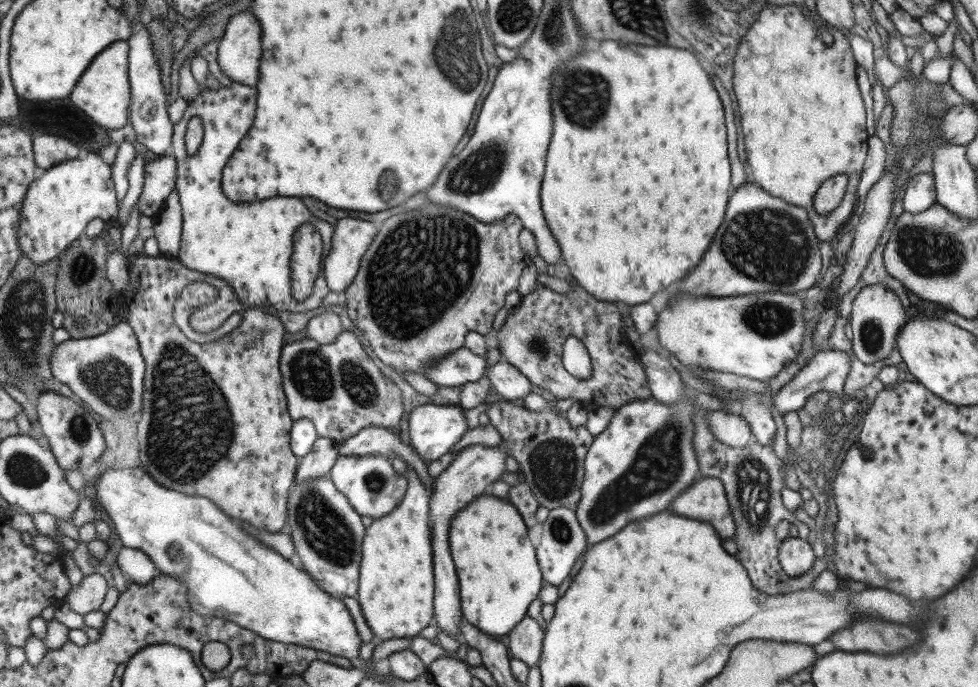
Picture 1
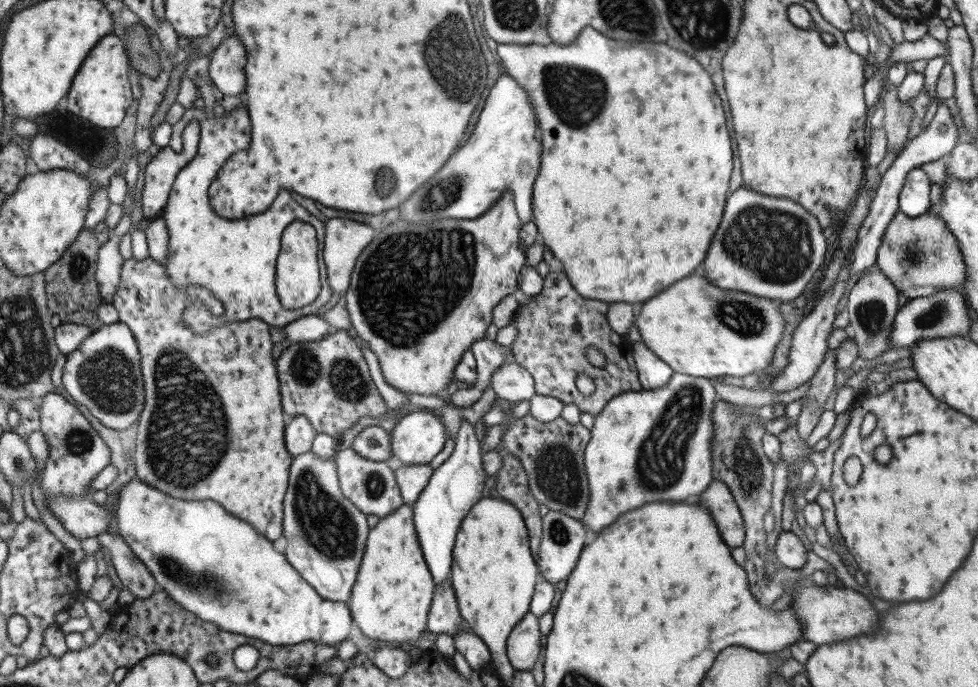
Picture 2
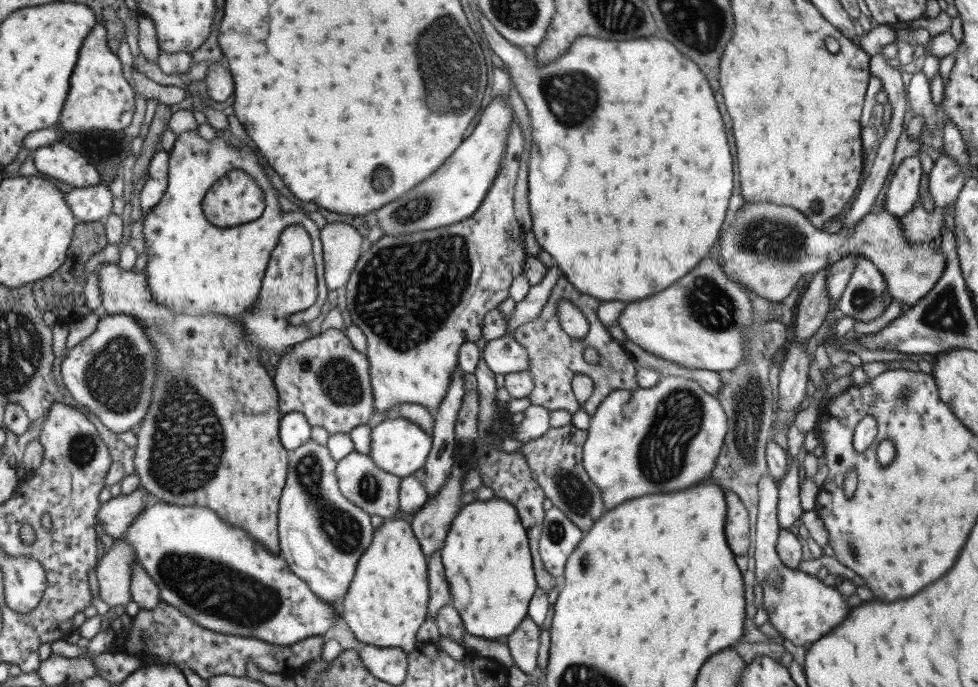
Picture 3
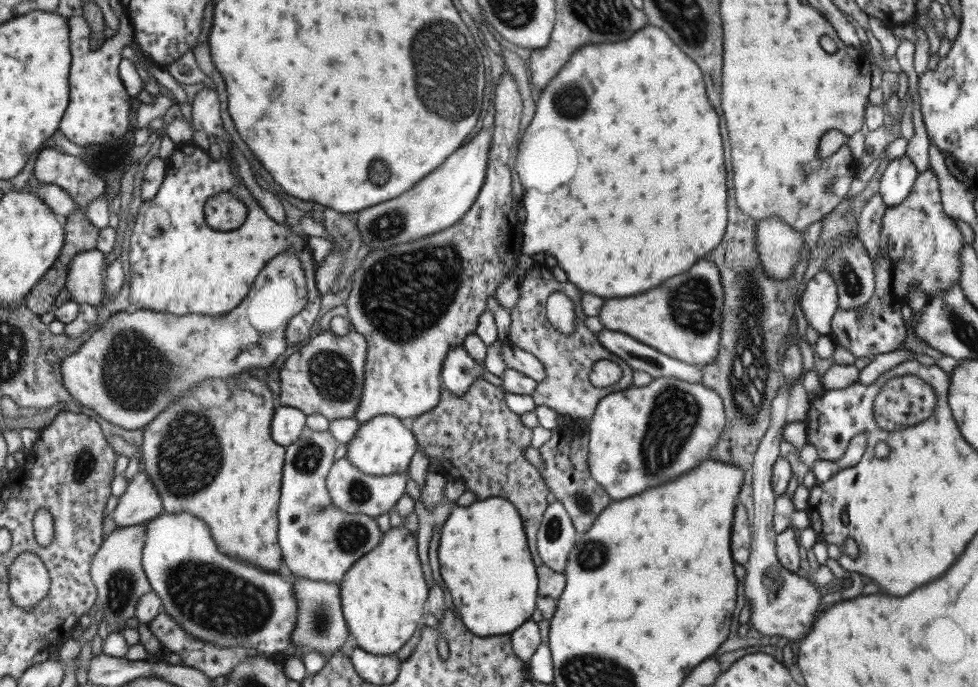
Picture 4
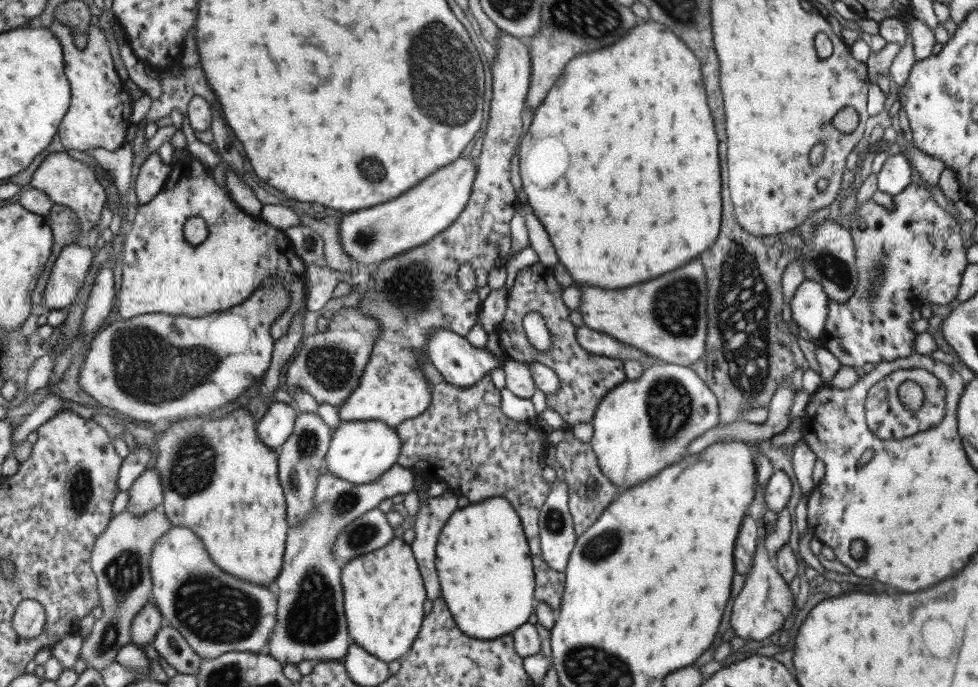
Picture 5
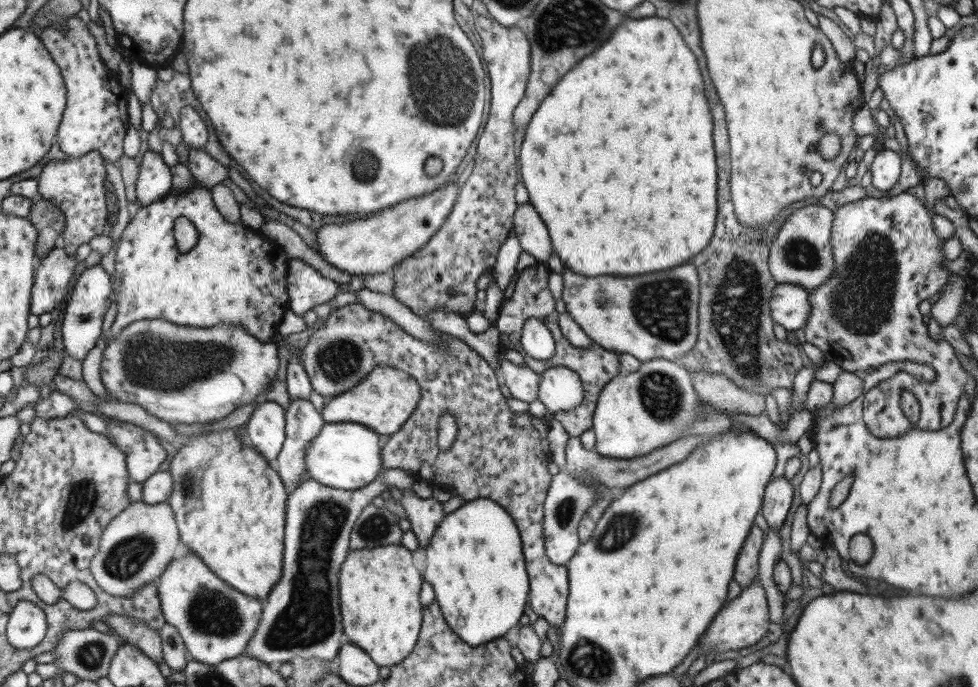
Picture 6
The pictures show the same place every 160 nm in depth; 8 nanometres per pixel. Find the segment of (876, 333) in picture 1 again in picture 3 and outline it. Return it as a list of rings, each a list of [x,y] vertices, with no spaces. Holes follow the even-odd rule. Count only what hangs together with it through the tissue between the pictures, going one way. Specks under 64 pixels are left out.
[[[866,258],[856,260],[850,279],[835,302],[837,310],[855,322],[869,322],[885,310],[881,293],[886,288],[882,274]]]

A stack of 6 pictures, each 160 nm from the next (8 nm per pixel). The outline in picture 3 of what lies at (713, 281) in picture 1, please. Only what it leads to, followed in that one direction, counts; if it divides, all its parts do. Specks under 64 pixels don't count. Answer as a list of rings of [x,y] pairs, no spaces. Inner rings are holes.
[[[746,202],[737,211],[731,228],[721,232],[719,256],[723,273],[741,288],[778,303],[794,290],[799,279],[848,254],[870,260],[882,274],[888,294],[895,302],[913,306],[933,288],[944,269],[944,254],[932,242],[908,244],[899,218],[886,210],[863,216],[852,229],[826,233],[811,226],[798,210],[767,202]]]

